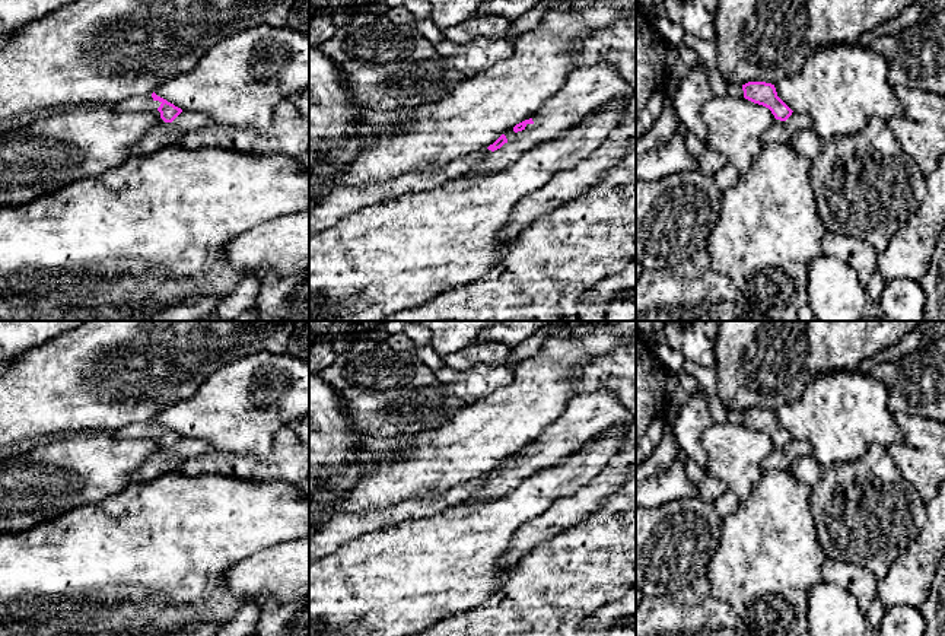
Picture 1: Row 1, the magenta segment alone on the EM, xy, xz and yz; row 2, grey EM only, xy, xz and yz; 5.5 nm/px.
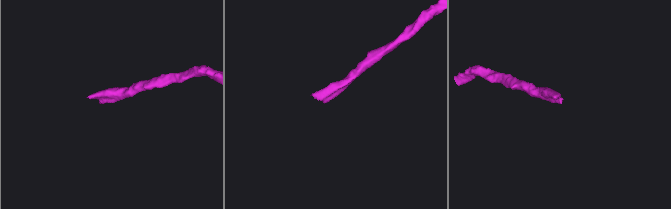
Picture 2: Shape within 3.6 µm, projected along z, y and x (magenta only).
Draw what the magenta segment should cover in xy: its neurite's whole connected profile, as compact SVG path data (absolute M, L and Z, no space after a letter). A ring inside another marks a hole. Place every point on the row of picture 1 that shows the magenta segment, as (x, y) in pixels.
M155 92L137 98L128 98L112 106L117 114L150 114L162 118L165 123L172 123L182 109L158 96Z

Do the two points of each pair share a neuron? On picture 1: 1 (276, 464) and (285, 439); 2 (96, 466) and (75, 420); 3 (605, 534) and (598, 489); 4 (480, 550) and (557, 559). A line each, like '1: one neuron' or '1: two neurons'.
1: one neuron
2: two neurons
3: two neurons
4: two neurons

